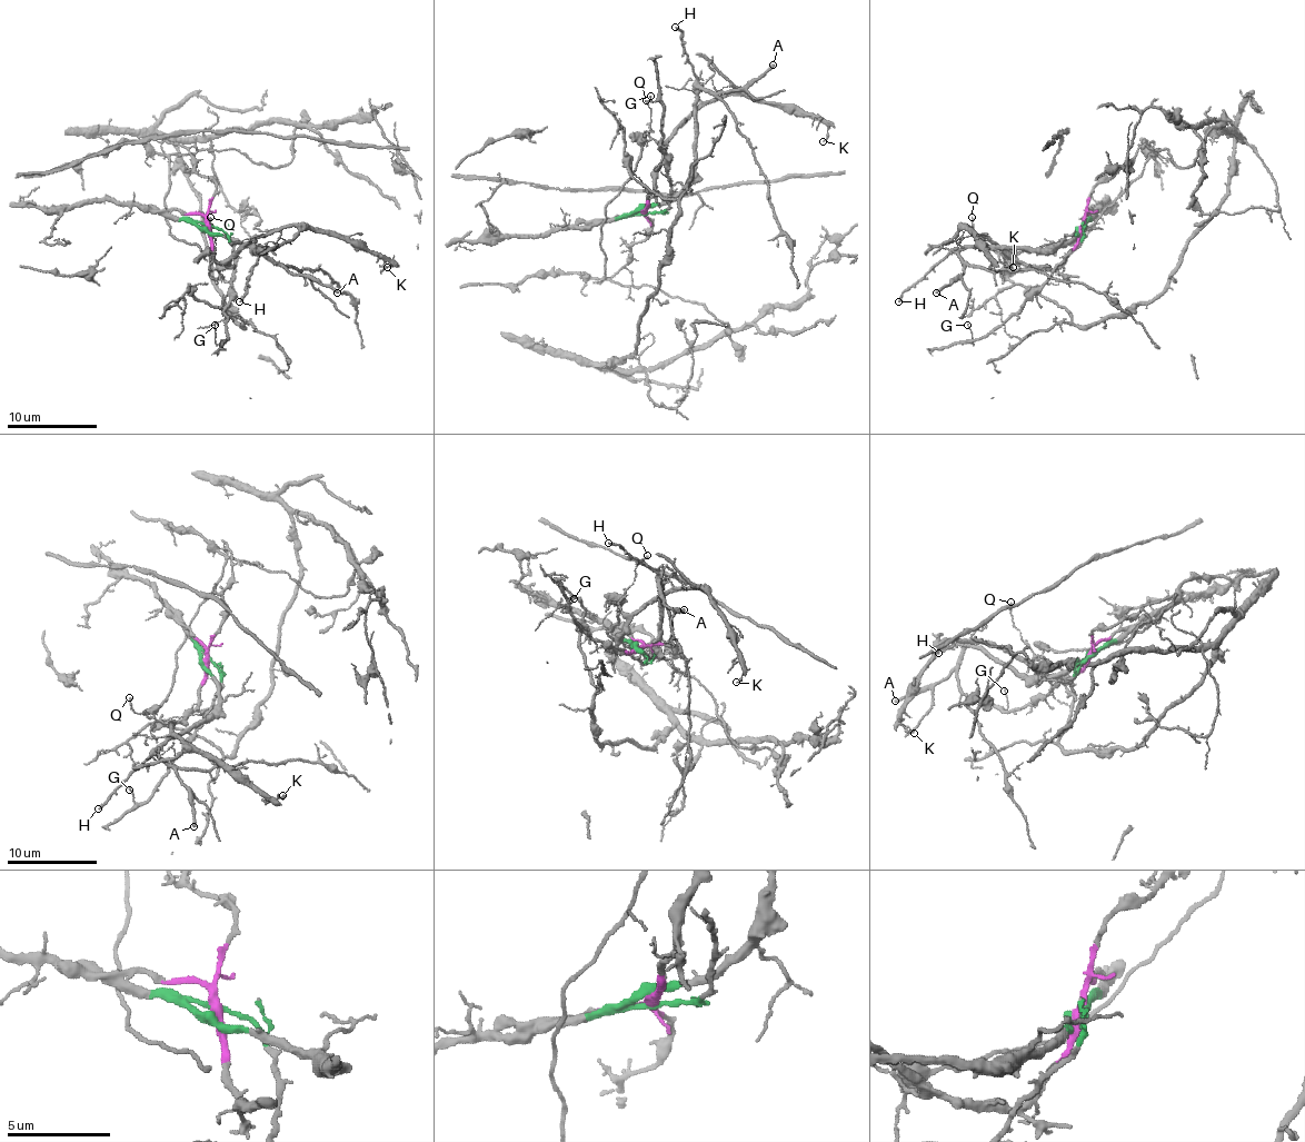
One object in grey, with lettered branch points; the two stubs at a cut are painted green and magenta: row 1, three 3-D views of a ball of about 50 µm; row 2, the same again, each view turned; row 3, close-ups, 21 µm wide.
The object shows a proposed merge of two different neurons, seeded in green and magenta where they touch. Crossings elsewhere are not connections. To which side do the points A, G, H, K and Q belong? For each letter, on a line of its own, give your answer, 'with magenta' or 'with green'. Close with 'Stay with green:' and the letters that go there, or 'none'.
A: with green
G: with green
H: with green
K: with magenta
Q: with magenta
Stay with green: A, G, H

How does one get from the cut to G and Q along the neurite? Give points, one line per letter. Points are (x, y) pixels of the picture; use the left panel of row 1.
G: (207, 225), (226, 234), (232, 246), (235, 279), (232, 299), (226, 308), (228, 338), (219, 343), (215, 325)
Q: (207, 225), (209, 255), (221, 268), (226, 264), (215, 259), (209, 216)

